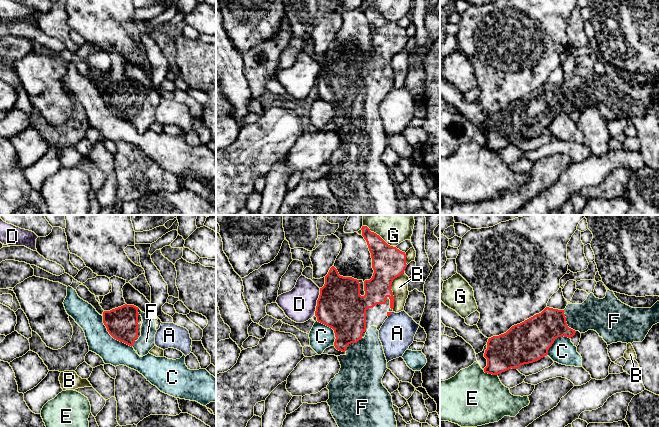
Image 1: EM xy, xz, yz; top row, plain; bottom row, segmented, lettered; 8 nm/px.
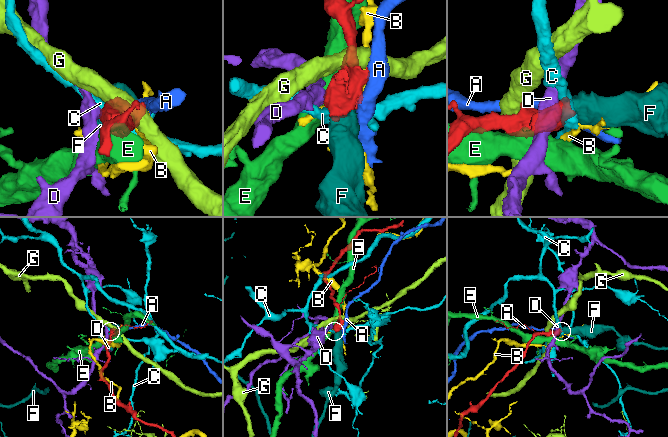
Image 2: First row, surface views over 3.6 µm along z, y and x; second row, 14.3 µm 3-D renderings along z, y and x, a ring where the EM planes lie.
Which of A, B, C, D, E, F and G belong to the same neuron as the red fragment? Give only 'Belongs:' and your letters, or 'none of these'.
Belongs: F

